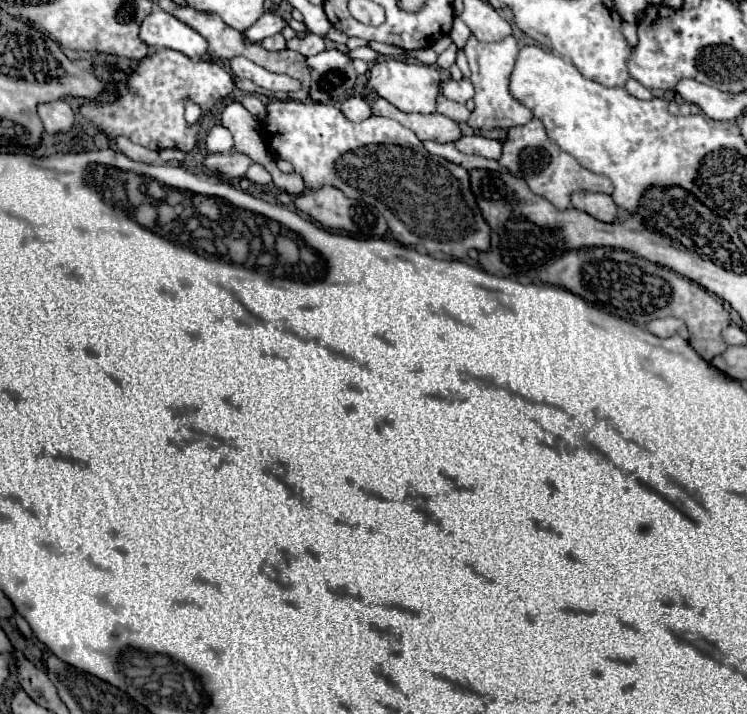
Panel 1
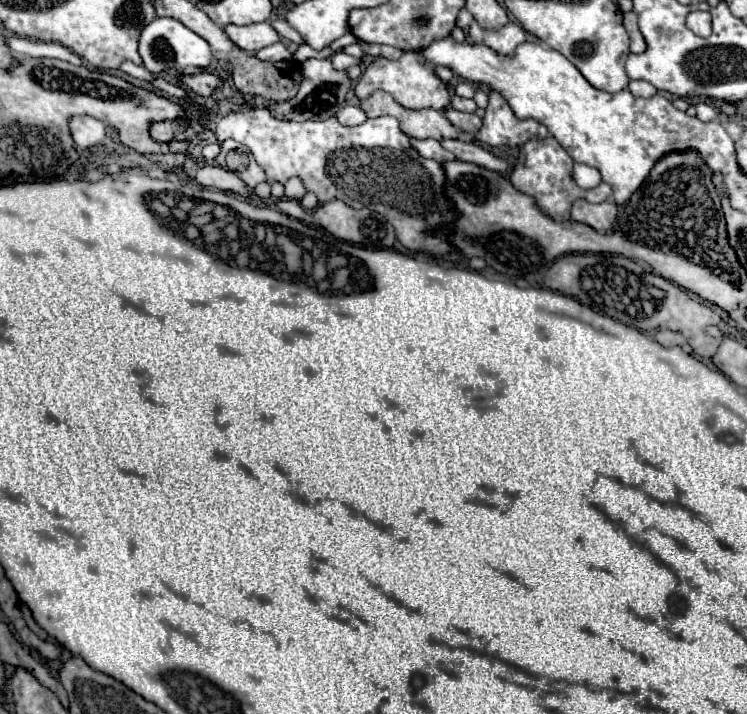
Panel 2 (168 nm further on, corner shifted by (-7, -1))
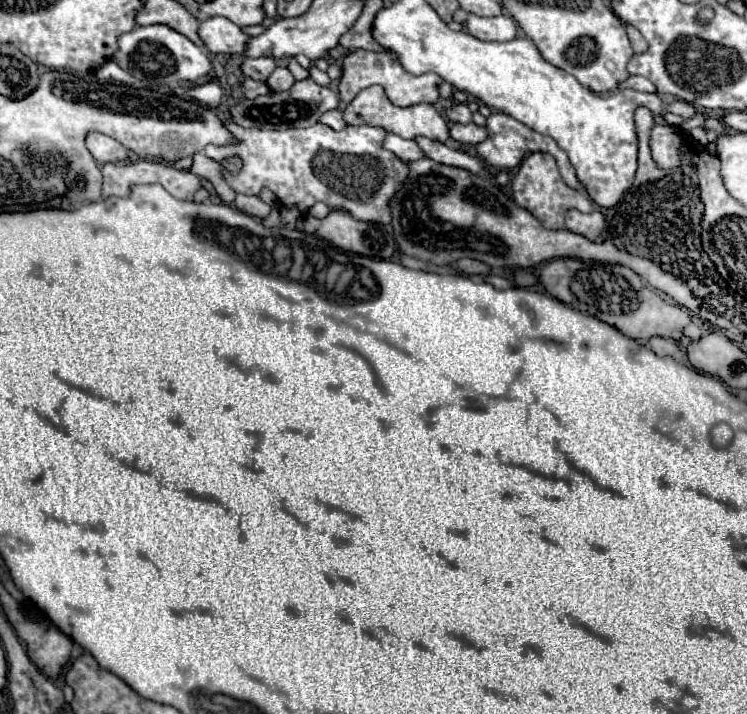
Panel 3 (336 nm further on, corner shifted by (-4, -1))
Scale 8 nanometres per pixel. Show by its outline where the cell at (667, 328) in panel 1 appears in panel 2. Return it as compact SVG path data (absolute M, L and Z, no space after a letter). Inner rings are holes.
M658 330L654 334L654 340L660 342L662 346L680 346L686 352L692 352L692 346L688 344L688 340L684 340L684 336L680 336L680 332L668 332L668 330Z

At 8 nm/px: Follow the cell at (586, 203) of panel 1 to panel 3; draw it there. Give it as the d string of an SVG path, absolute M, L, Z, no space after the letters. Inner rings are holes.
M569 210L565 214L565 228L569 232L581 234L581 236L585 236L589 240L595 240L603 232L603 226L605 226L605 220L603 220L601 212L583 214L579 210Z

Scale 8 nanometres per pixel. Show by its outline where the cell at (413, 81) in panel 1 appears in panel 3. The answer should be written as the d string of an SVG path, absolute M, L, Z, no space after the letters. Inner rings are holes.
M353 50L343 58L343 74L339 78L339 98L343 102L351 102L361 90L369 88L369 86L383 86L387 98L395 104L395 106L413 106L413 104L421 104L421 102L437 102L439 98L439 84L441 78L435 72L427 72L421 76L413 76L409 72L405 72L405 68L395 60L395 56L387 54L387 52L369 52L369 50Z

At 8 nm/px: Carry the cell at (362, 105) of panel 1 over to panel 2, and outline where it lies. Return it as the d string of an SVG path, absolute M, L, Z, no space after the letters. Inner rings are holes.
M344 106L338 112L338 120L344 126L358 126L358 124L364 124L364 120L368 120L368 116L360 106Z

